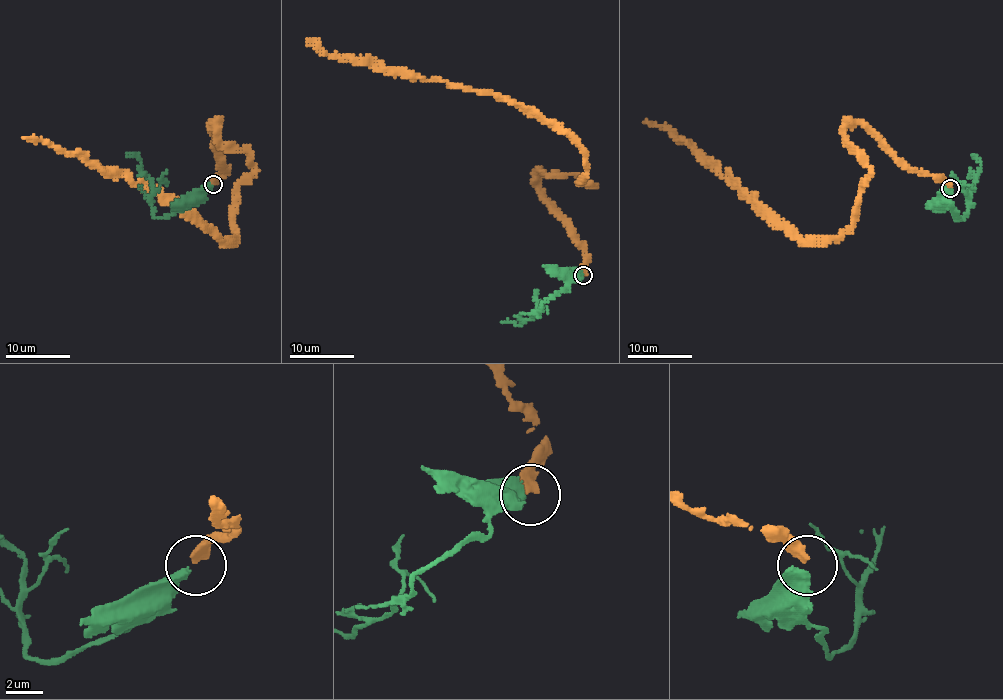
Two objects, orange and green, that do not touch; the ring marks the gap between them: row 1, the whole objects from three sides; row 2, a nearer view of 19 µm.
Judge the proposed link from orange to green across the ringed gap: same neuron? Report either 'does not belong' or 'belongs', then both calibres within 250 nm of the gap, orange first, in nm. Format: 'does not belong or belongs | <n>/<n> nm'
does not belong | 550/500 nm

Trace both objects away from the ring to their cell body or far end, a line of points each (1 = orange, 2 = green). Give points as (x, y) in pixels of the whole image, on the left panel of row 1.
1: (211, 184), (228, 172), (214, 124), (253, 166), (238, 237), (23, 137)
2: (210, 185), (185, 209), (157, 217), (153, 210), (152, 181), (143, 171), (140, 160), (127, 154)

